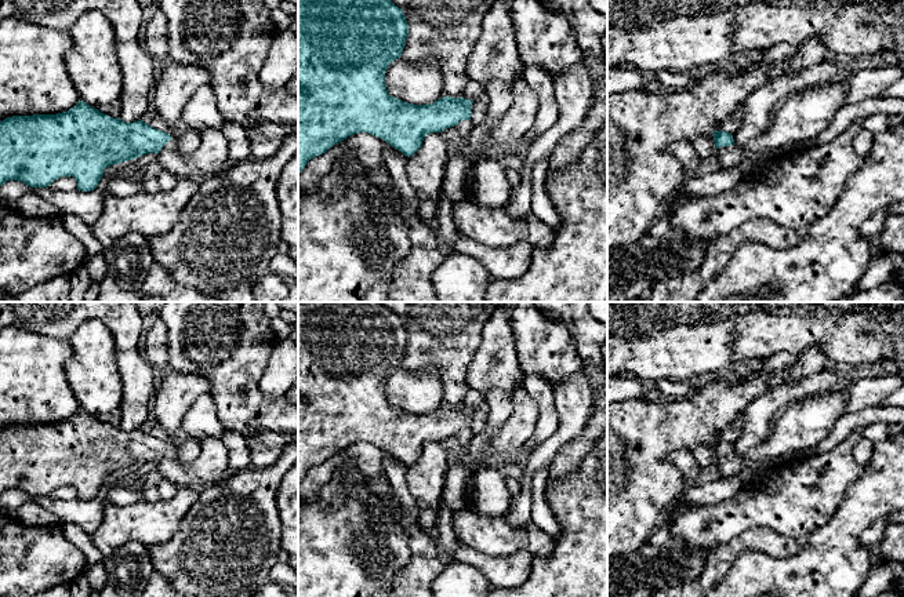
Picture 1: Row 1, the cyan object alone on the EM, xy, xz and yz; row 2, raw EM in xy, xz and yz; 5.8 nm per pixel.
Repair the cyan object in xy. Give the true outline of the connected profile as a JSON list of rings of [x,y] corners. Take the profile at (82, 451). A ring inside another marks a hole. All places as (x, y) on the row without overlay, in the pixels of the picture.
[[[84,409],[68,421],[57,423],[12,425],[0,430],[0,495],[7,489],[21,489],[32,496],[47,496],[61,485],[73,485],[77,499],[94,499],[104,478],[113,473],[155,462],[163,478],[177,488],[202,492],[219,483],[229,473],[229,456],[219,437],[199,441],[196,461],[184,463],[167,441],[153,437],[142,429],[126,432],[91,416]]]

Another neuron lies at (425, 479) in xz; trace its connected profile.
[[[431,441],[406,472],[407,489],[418,507],[418,525],[431,535],[436,532],[449,463],[443,444]]]

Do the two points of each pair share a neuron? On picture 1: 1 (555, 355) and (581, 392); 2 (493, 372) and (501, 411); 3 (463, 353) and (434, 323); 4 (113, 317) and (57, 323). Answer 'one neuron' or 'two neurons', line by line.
1: two neurons
2: two neurons
3: one neuron
4: one neuron

